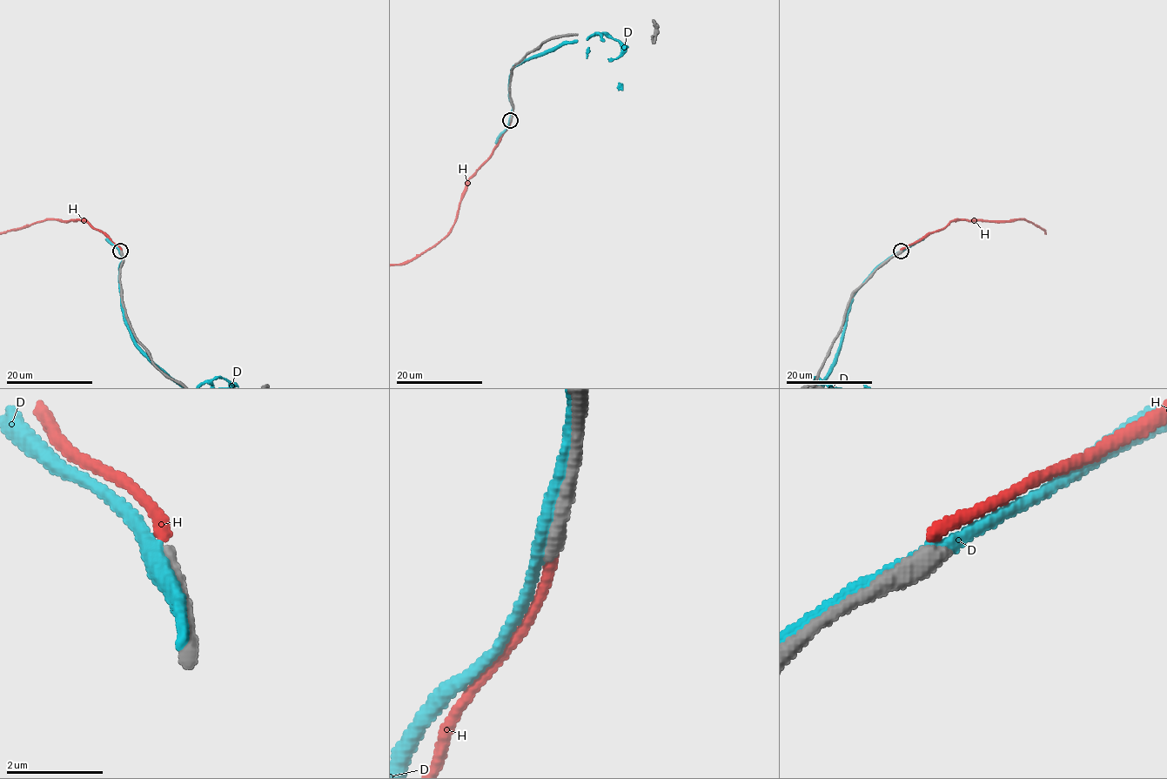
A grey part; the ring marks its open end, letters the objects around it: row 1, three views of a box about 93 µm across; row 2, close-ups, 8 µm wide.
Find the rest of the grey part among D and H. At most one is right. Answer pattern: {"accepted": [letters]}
{"accepted": []}

